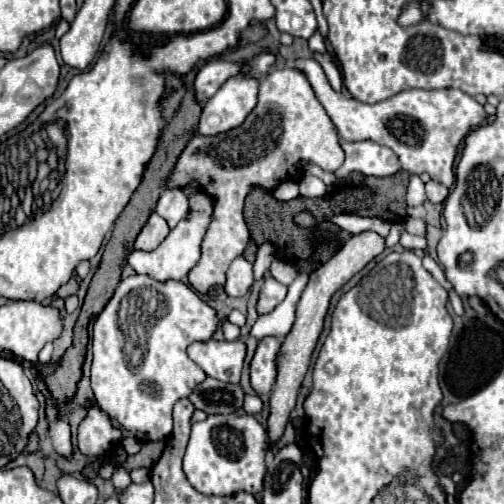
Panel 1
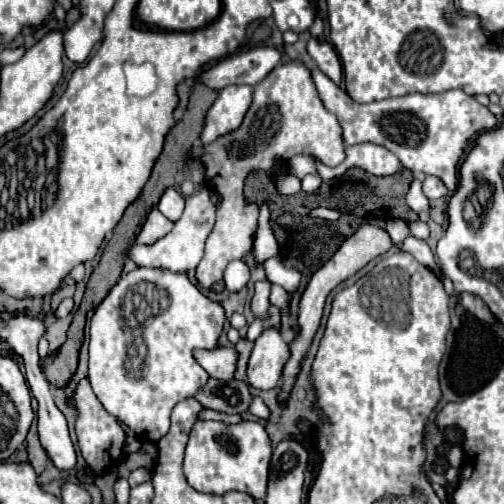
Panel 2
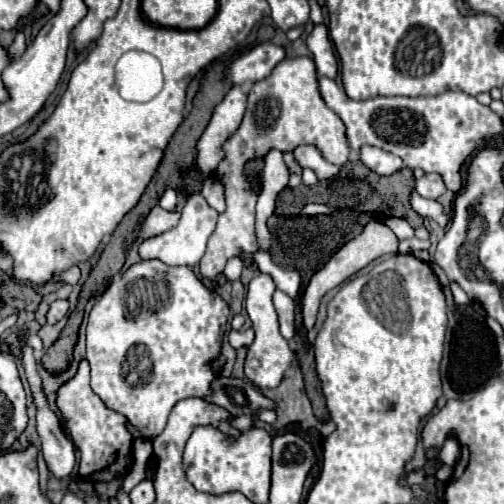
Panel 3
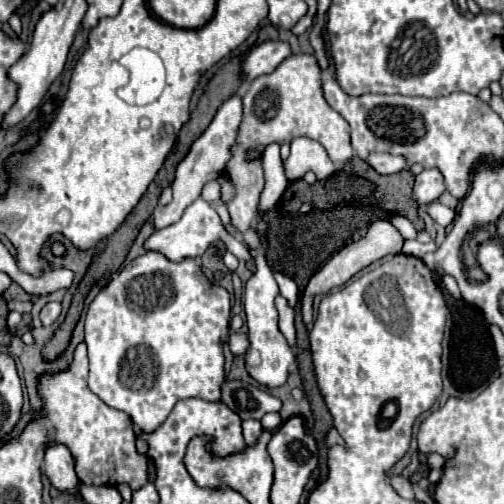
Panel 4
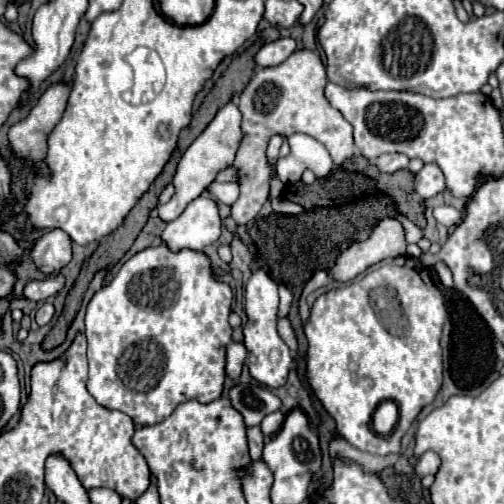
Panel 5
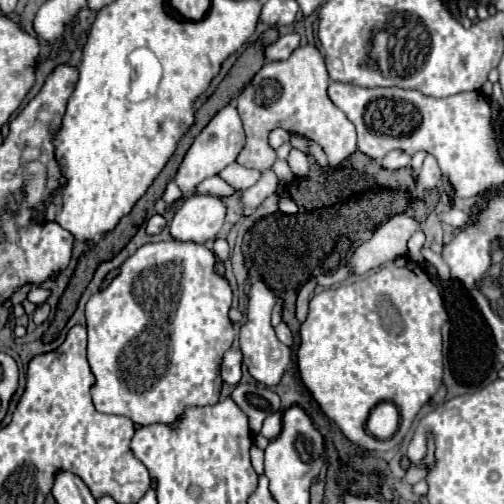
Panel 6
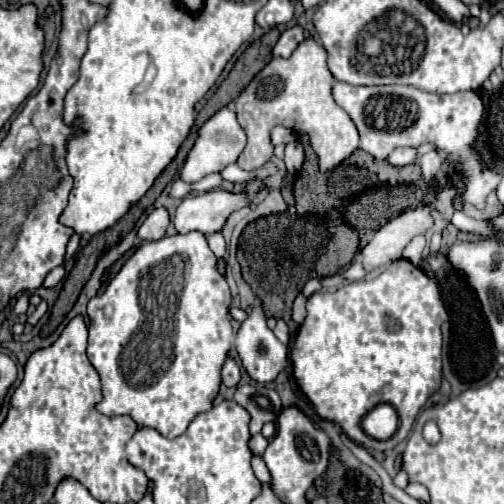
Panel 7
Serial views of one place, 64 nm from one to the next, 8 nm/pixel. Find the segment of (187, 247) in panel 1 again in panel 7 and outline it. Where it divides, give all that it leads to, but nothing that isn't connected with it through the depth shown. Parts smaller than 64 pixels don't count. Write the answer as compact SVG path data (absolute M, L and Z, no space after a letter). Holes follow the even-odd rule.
M224 188L188 196L176 210L174 226L178 232L200 230L204 234L210 234L222 230L228 216L248 206L248 202L250 202L248 192L230 192Z

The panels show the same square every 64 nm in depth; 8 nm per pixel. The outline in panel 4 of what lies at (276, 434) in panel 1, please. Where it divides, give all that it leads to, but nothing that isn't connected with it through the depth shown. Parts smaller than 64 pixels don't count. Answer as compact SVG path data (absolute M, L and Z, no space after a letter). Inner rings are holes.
M376 220L376 222L368 228L368 234L366 234L362 240L344 246L338 254L334 254L334 256L330 258L330 262L328 262L322 270L318 270L318 272L310 278L310 282L308 282L308 286L306 286L304 294L302 294L302 318L304 318L304 324L312 324L312 314L314 314L314 312L312 312L312 298L314 298L316 294L322 294L322 292L328 292L328 290L334 288L334 286L346 284L346 282L348 282L354 274L358 274L362 268L370 266L372 262L376 262L376 260L380 260L380 258L384 258L384 256L388 256L388 254L400 254L400 252L402 252L402 246L404 246L404 238L402 238L402 234L398 232L398 228L396 228L394 224L388 222L388 220Z

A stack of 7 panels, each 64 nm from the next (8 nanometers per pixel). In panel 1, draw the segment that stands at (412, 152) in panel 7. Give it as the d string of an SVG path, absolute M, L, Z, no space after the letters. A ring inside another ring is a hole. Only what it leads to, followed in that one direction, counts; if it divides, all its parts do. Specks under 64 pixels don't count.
M341 142L345 153L344 164L334 172L338 178L344 178L350 172L362 172L366 176L392 176L400 170L398 156L376 142Z

